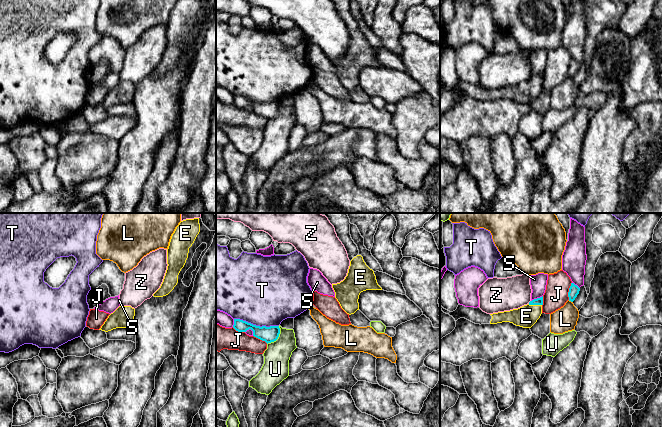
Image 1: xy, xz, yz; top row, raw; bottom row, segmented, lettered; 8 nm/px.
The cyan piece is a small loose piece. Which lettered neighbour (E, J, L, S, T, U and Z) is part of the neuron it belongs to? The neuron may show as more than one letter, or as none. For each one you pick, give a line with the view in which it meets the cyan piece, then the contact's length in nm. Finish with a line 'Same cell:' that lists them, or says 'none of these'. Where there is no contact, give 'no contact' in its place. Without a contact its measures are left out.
E: contact in yz; length 110 nm
Same cell: E

